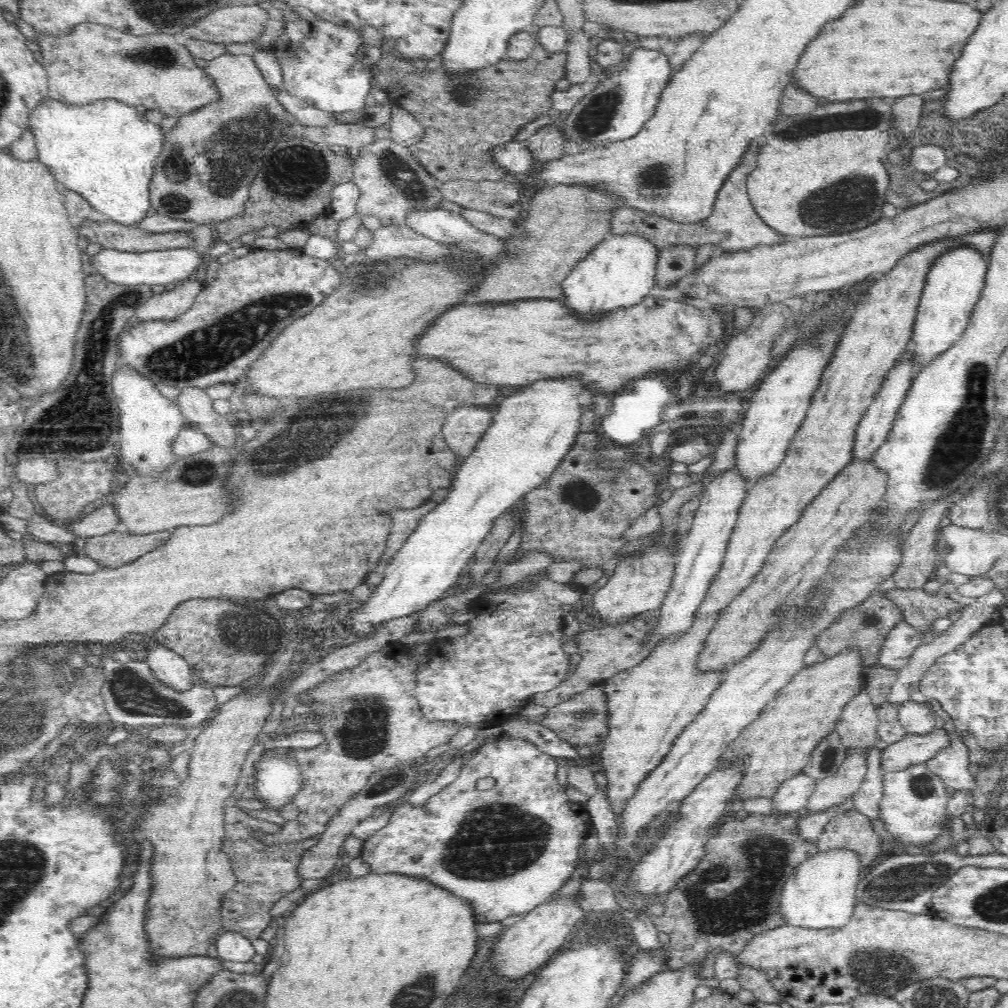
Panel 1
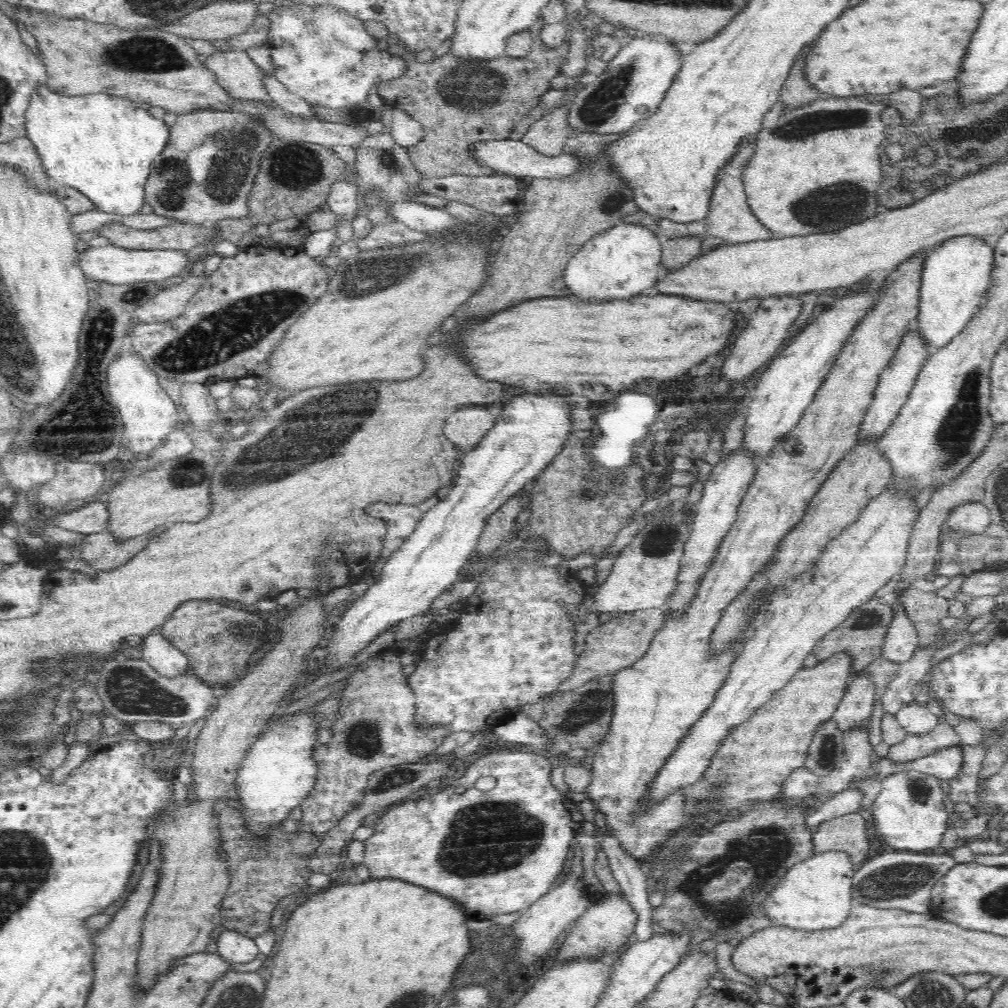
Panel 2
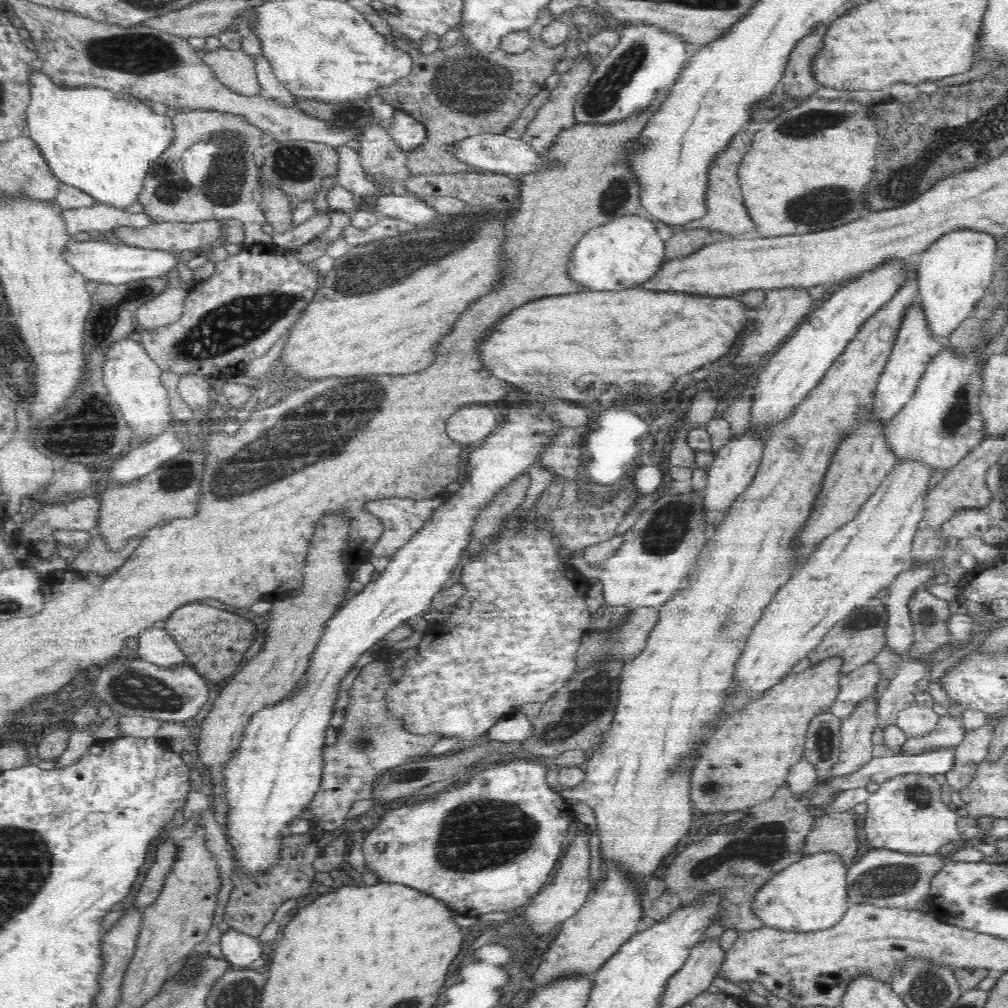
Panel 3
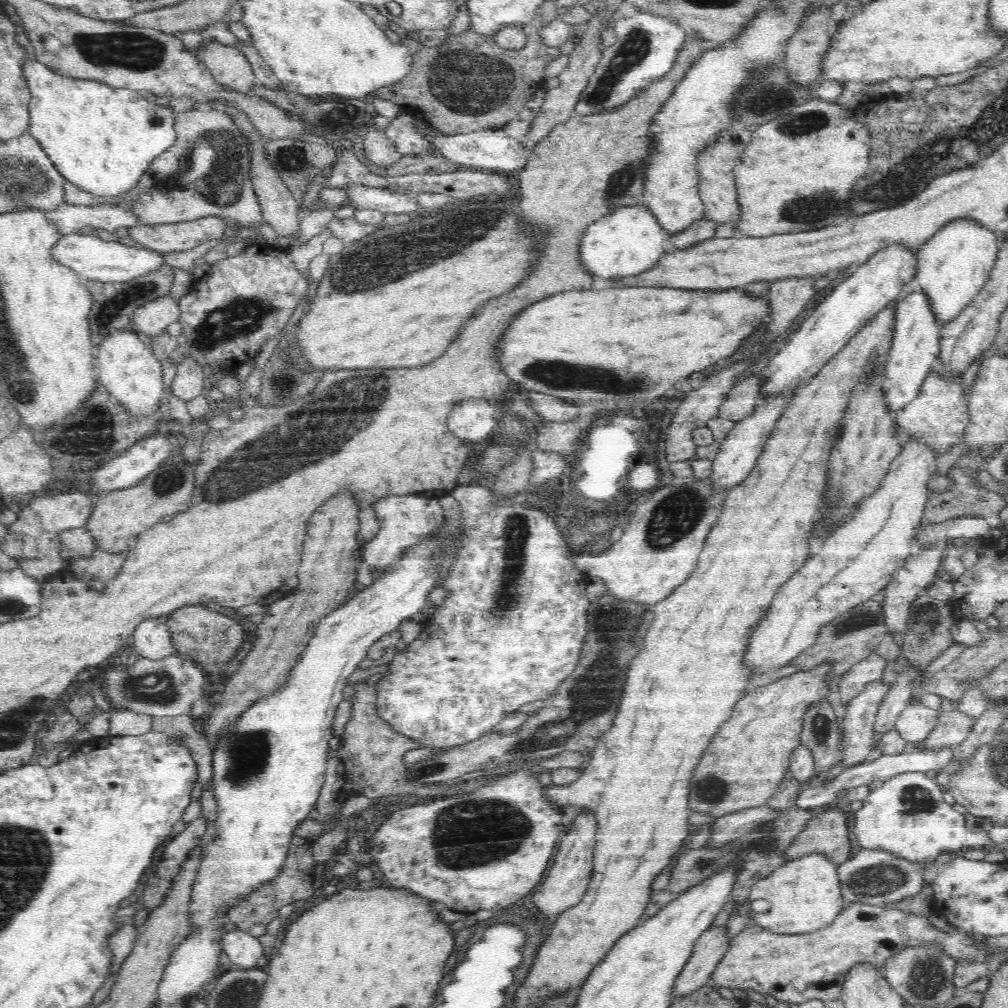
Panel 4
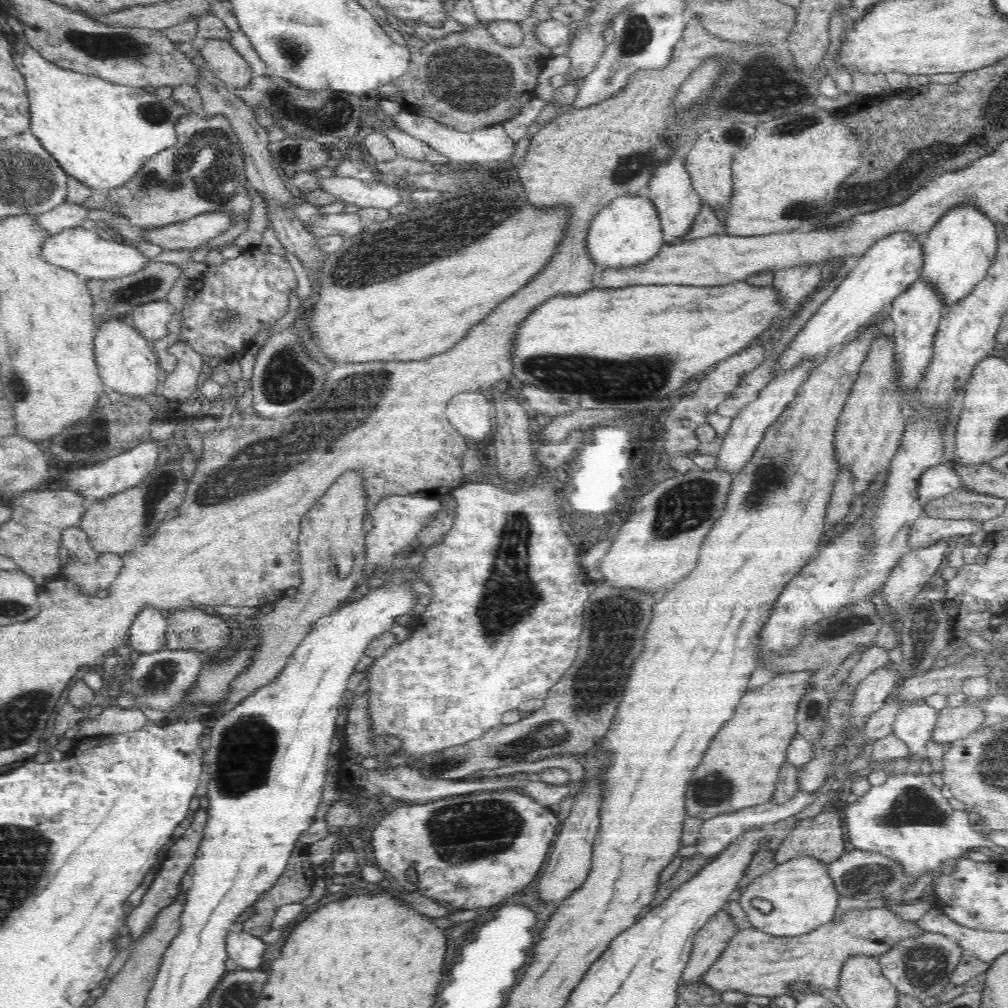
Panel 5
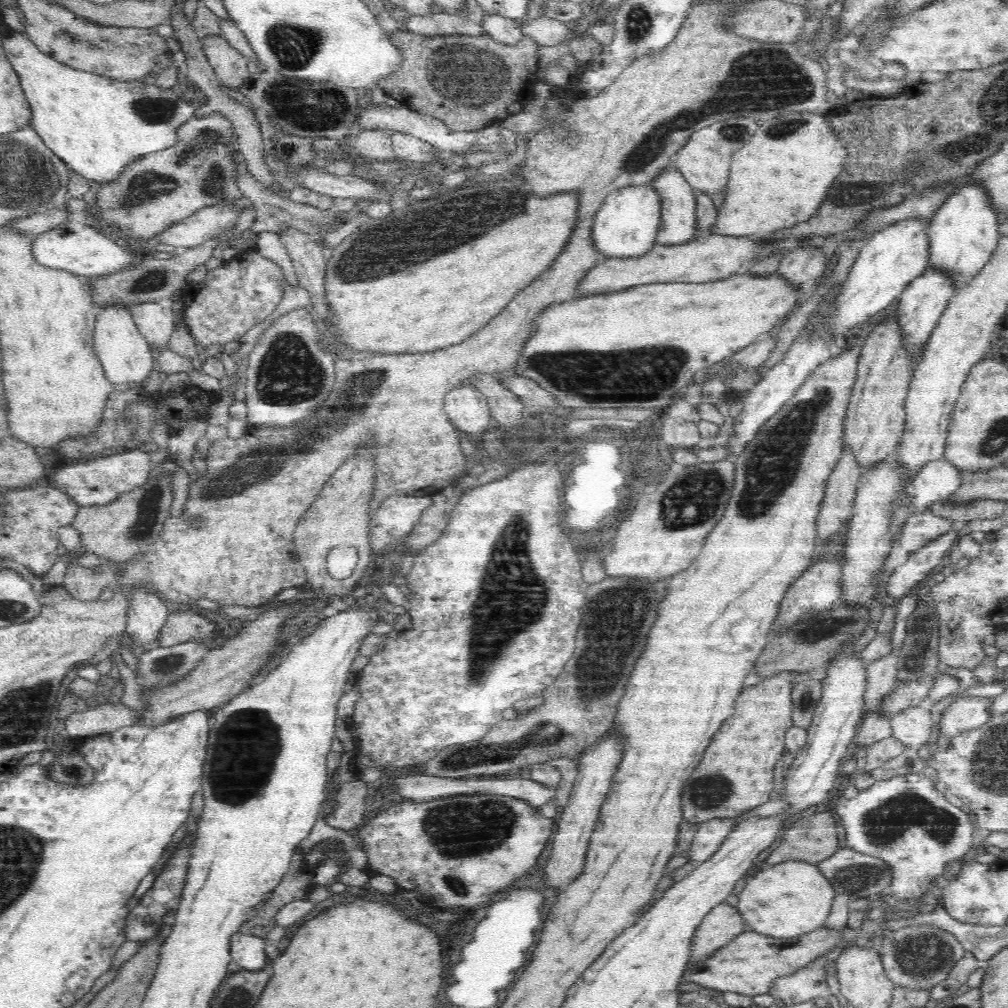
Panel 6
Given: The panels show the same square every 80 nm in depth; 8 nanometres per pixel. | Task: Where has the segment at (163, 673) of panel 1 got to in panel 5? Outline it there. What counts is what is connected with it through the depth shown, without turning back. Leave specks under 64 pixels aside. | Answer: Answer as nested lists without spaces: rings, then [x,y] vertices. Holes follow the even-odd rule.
[[[144,608],[138,612],[129,630],[129,646],[133,652],[150,654],[166,646],[166,613],[157,608]]]

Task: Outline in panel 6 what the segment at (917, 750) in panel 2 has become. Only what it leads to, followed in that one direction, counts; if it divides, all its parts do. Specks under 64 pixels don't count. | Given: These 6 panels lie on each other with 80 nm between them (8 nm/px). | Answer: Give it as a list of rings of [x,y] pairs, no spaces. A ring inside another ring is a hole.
[[[956,696],[949,706],[942,711],[939,735],[948,739],[959,736],[986,724],[992,716],[989,706],[993,698]]]

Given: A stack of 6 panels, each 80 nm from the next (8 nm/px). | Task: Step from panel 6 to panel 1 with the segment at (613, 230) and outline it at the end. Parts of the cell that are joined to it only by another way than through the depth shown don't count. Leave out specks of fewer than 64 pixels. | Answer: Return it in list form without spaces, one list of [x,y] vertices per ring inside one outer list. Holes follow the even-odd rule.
[[[609,234],[564,278],[562,303],[583,320],[636,306],[655,284],[658,259],[658,249],[639,234]]]

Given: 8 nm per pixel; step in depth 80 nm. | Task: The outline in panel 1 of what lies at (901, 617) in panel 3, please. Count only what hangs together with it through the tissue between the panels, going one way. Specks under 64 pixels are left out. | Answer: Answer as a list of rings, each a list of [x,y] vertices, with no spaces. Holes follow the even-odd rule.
[[[902,620],[886,636],[876,663],[899,670],[908,664],[912,653],[921,644],[922,633]]]

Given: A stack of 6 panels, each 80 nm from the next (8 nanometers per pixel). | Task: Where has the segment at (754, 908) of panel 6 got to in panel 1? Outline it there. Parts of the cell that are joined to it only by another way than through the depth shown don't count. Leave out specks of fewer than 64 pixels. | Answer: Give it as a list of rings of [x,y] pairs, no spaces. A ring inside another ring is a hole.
[[[830,849],[829,851],[818,851],[814,856],[803,860],[794,870],[794,876],[790,876],[782,886],[780,894],[780,913],[784,915],[784,923],[798,928],[832,929],[841,928],[848,924],[852,918],[856,900],[856,886],[860,880],[860,872],[865,870],[858,853],[850,849]]]

